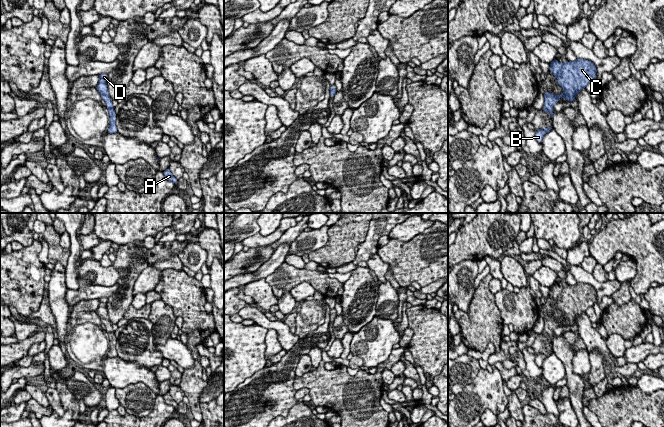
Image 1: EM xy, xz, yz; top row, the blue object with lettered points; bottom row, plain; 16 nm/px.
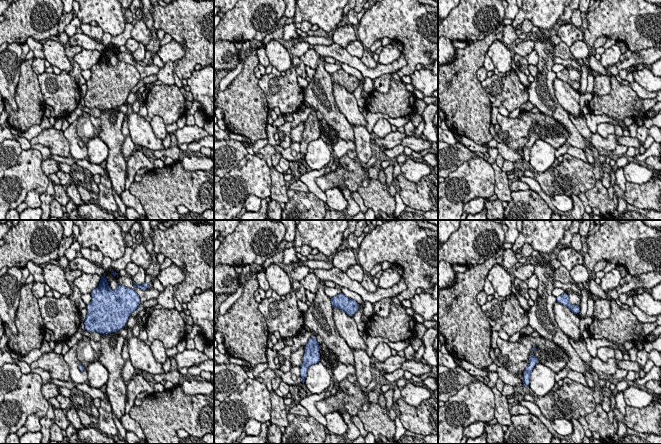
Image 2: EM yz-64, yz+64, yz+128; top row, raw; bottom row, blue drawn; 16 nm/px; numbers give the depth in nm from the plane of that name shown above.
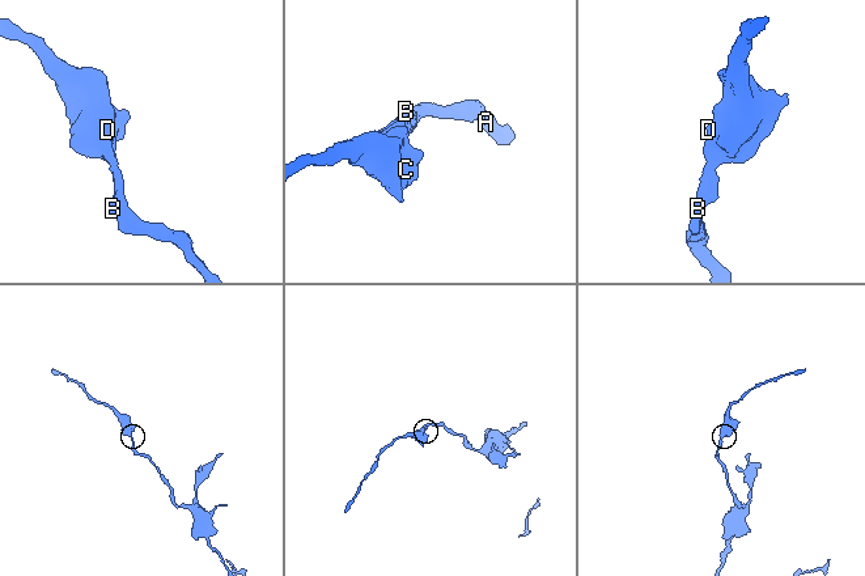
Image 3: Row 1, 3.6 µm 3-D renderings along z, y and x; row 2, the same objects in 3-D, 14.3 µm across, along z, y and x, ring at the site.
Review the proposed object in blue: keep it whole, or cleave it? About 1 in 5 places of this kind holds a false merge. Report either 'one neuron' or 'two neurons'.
one neuron

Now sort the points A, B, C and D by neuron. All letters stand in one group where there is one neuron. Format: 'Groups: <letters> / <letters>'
Groups: A B C D

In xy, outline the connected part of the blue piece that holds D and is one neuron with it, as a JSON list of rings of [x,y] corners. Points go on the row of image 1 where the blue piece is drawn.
[[[106,73],[99,74],[100,79],[99,79],[99,83],[96,86],[96,89],[100,93],[101,99],[103,99],[107,104],[106,108],[108,109],[109,120],[110,120],[110,125],[107,130],[107,133],[114,134],[114,133],[118,133],[118,130],[116,127],[116,113],[115,113],[114,107],[111,104],[112,99],[110,98],[108,88],[107,88],[107,83],[106,83],[107,77],[108,77],[108,74]]]

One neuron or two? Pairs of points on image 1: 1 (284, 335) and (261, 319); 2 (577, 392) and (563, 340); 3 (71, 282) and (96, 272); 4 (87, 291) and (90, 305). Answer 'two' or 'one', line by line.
1: one
2: one
3: two
4: two

